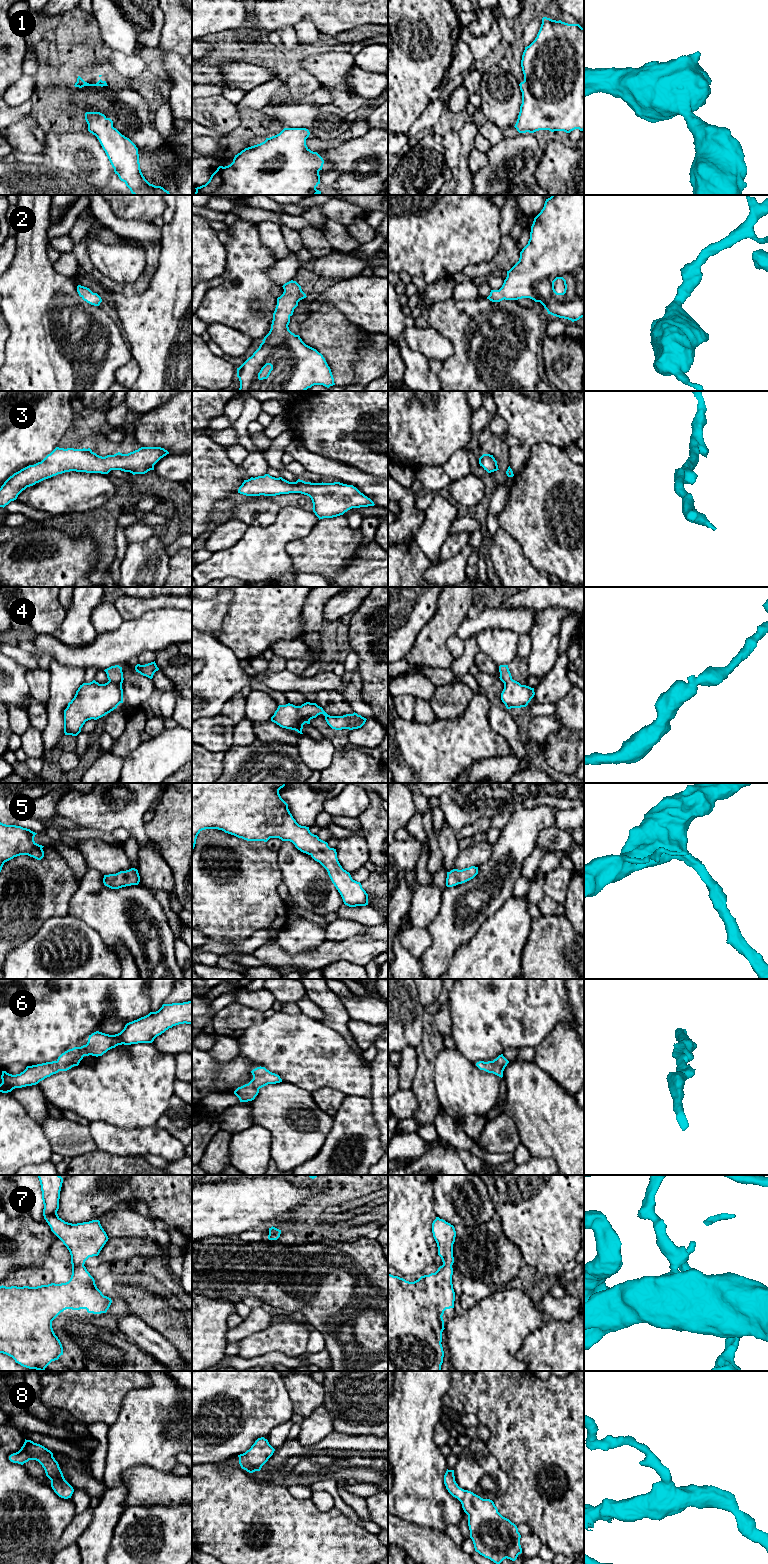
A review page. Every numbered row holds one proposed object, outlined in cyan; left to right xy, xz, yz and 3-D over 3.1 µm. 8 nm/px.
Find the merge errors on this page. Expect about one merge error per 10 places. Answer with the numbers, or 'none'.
none

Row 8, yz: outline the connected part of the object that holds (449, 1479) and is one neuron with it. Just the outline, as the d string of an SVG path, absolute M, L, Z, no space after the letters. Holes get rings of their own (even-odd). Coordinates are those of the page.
M447 1469L444 1484L448 1492L461 1502L468 1515L470 1538L475 1551L496 1564L506 1558L515 1561L522 1553L517 1526L498 1512L492 1500L460 1488L455 1481L454 1470Z

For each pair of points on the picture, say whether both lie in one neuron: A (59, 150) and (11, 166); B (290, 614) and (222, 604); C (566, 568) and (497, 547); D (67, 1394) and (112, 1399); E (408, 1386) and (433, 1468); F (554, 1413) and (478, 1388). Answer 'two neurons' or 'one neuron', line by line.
A: two neurons
B: two neurons
C: two neurons
D: one neuron
E: one neuron
F: one neuron

